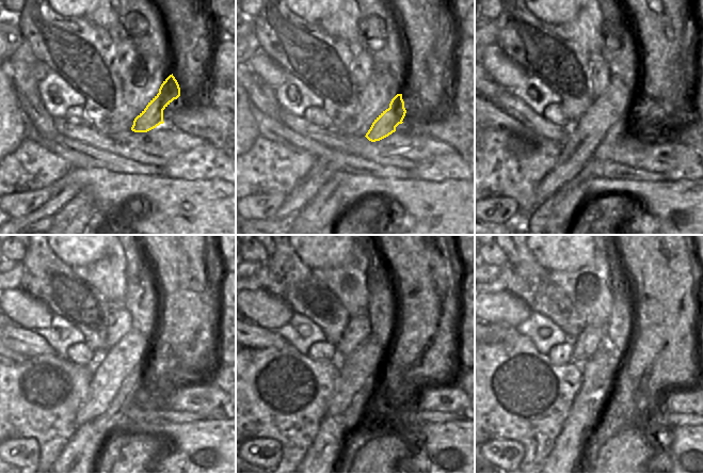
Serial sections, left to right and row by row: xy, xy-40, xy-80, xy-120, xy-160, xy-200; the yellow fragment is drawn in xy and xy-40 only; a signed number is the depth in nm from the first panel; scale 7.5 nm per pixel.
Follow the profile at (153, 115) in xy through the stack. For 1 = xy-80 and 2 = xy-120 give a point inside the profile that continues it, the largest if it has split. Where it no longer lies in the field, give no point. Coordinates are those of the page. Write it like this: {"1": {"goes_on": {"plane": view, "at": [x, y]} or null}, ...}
{"1": {"goes_on": {"plane": "xy-80", "at": [628, 123]}}, "2": {"goes_on": {"plane": "xy-120", "at": [116, 409]}}}

